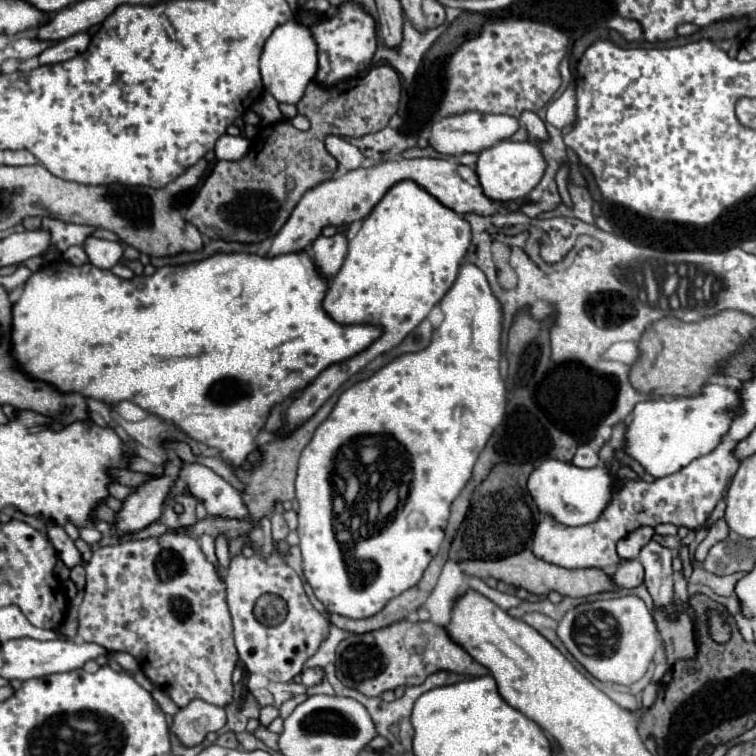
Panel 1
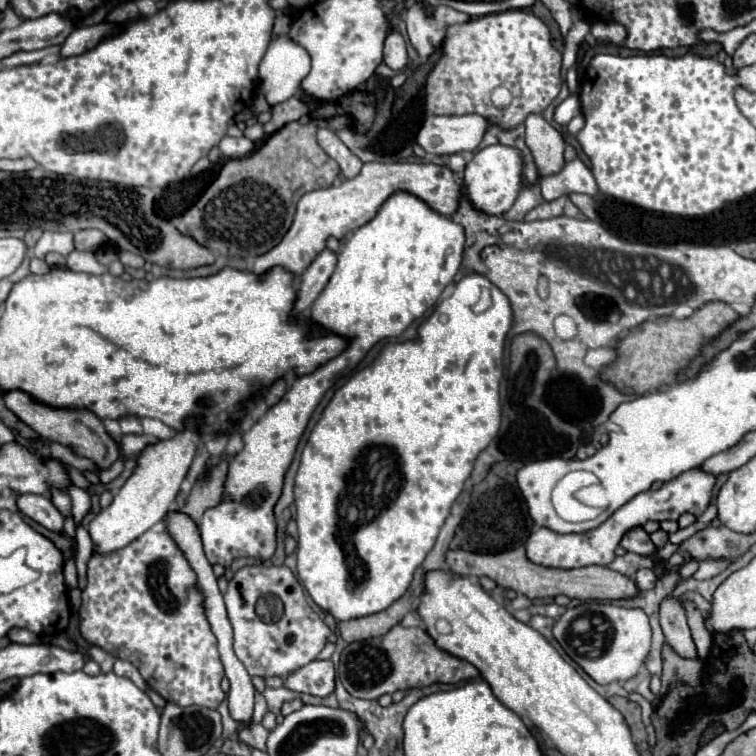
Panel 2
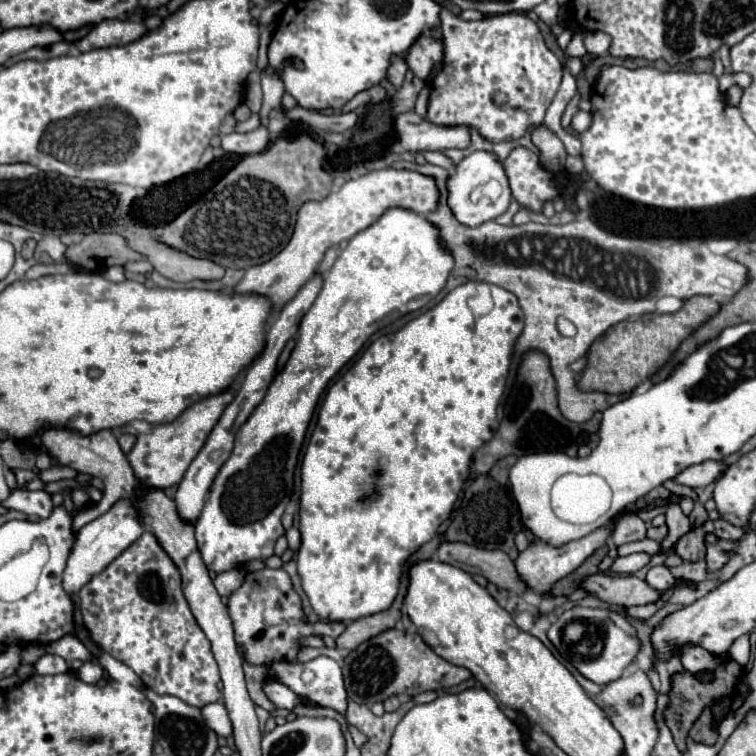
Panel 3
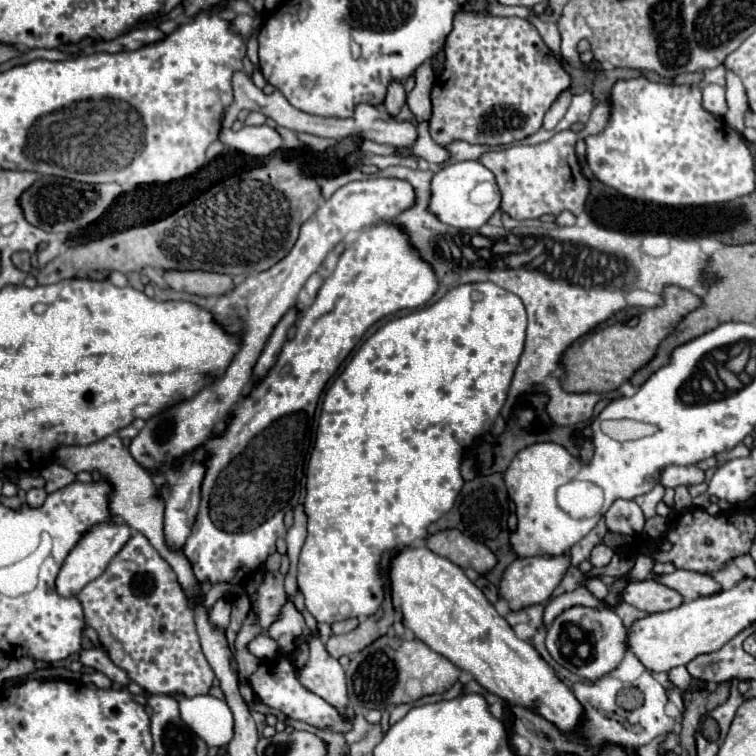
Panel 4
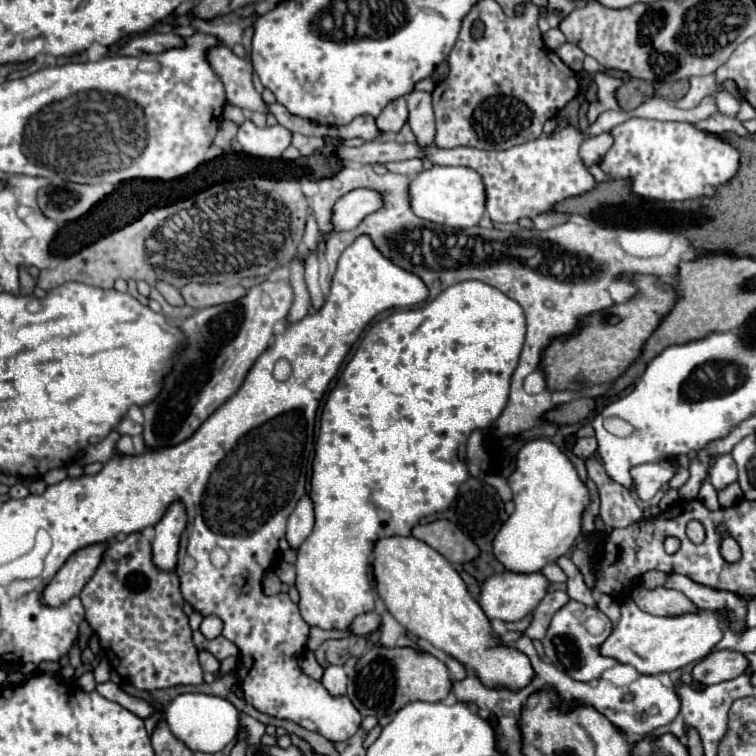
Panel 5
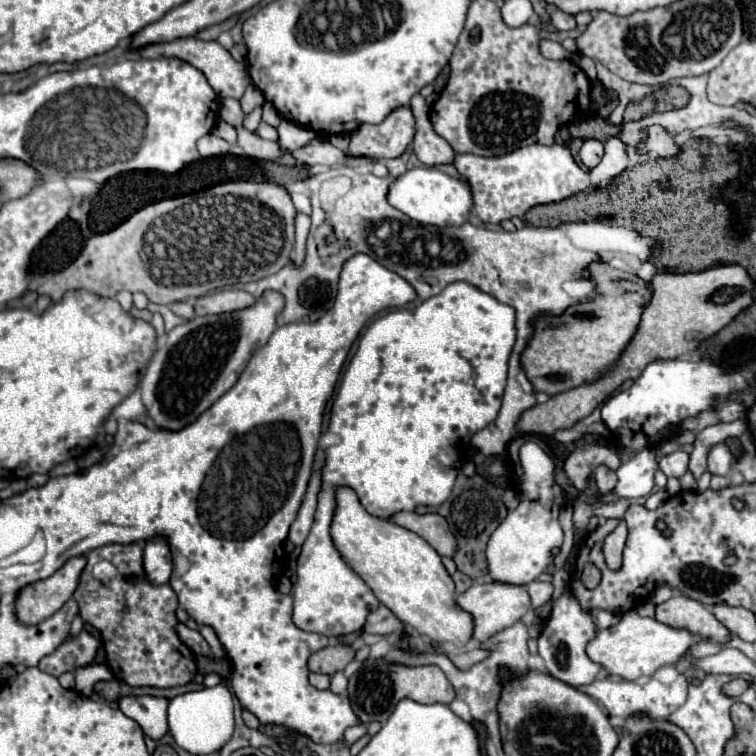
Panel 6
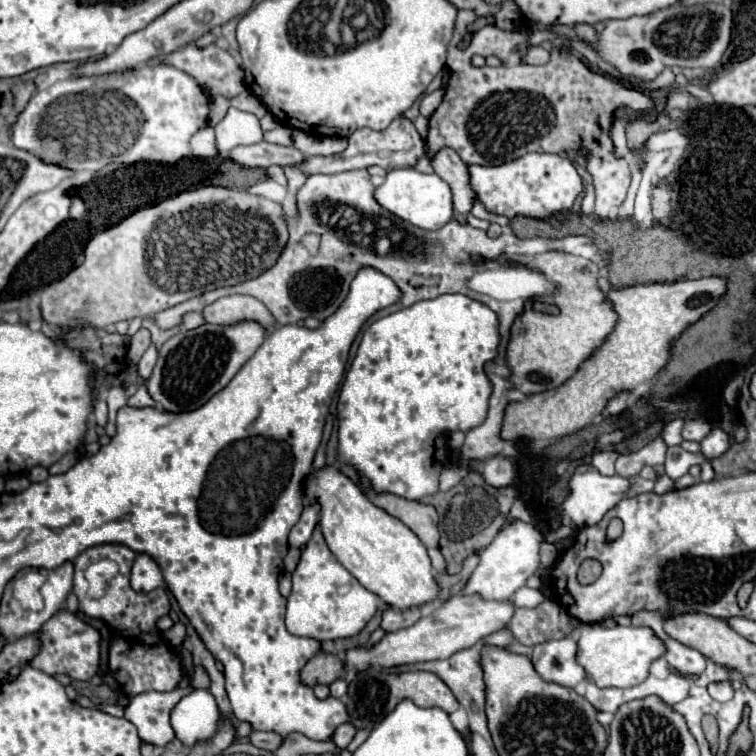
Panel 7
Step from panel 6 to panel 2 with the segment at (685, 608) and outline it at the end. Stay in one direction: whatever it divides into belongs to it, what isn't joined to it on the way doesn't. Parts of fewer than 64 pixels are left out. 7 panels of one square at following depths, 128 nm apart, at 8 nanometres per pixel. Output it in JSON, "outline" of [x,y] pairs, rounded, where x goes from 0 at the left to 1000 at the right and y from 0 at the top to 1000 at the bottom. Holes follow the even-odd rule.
{"outline":[[[685,722],[672,730],[661,730],[661,733],[627,733],[627,730],[614,730],[614,728],[595,728],[590,733],[590,746],[608,762],[640,759],[651,765],[659,775],[683,780],[698,788],[701,794],[738,788],[738,786],[746,786],[762,794],[817,794],[817,791],[839,788],[844,783],[841,772],[833,765],[807,754],[804,749],[772,749],[772,751],[741,754],[741,751],[722,751],[722,749],[706,746],[696,738],[693,722]]]}

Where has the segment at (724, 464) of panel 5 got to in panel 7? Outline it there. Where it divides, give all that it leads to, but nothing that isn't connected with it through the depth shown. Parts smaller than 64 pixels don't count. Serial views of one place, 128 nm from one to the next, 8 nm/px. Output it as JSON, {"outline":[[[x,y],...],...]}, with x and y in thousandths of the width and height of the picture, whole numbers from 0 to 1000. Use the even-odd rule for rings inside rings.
{"outline":[[[944,566],[931,582],[929,582],[929,603],[934,608],[944,608],[944,606],[952,606],[963,593],[966,593],[966,585],[963,585],[963,574],[955,569],[955,566]]]}

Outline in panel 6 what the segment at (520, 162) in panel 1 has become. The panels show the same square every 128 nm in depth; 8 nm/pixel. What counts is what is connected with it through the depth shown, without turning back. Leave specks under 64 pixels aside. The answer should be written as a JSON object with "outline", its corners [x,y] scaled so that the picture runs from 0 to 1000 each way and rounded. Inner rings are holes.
{"outline":[[[569,220],[545,222],[532,233],[526,233],[516,249],[513,267],[521,275],[529,275],[534,283],[540,283],[545,291],[558,296],[577,296],[577,299],[608,299],[619,294],[622,275],[627,270],[619,241]]]}

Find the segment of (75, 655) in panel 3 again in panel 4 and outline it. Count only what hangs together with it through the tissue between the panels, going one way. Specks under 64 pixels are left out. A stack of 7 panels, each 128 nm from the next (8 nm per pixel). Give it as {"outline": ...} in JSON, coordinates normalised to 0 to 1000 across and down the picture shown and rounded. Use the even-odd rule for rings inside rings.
{"outline":[[[119,857],[119,860],[108,860],[106,862],[106,873],[111,881],[116,884],[124,884],[130,889],[138,889],[148,902],[159,905],[159,907],[169,907],[175,899],[169,897],[169,892],[156,884],[146,870],[143,865],[135,860],[135,857]]]}

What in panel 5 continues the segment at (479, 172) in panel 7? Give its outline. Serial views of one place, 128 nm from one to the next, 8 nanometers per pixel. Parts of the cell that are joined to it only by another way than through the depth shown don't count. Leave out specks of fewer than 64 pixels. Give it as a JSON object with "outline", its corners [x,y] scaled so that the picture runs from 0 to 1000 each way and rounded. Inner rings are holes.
{"outline":[[[802,146],[788,156],[788,161],[783,161],[778,167],[780,169],[778,175],[765,175],[762,169],[751,167],[751,169],[730,175],[728,180],[714,180],[709,185],[677,193],[672,198],[632,198],[632,196],[585,198],[579,193],[561,196],[553,188],[526,190],[521,185],[492,185],[474,196],[431,193],[429,201],[444,198],[447,206],[452,209],[452,214],[479,214],[479,217],[497,217],[497,214],[511,217],[511,214],[521,214],[521,212],[566,209],[571,217],[582,217],[582,220],[622,220],[630,228],[635,228],[640,235],[643,254],[646,254],[643,280],[648,283],[651,294],[685,294],[688,288],[706,288],[712,283],[728,280],[735,267],[780,254],[788,246],[788,241],[765,206],[767,190],[791,177],[786,169],[794,169],[794,177],[807,175],[810,167],[823,164],[831,156],[836,156],[833,148]]]}

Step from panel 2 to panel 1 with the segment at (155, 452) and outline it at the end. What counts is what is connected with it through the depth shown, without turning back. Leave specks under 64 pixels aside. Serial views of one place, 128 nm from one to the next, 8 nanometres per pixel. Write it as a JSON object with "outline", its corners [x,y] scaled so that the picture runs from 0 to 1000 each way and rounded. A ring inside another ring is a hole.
{"outline":[[[238,606],[220,611],[217,630],[188,640],[175,656],[169,656],[164,661],[164,672],[153,680],[153,696],[148,698],[161,704],[180,704],[206,690],[214,680],[217,659],[235,632],[238,611]]]}

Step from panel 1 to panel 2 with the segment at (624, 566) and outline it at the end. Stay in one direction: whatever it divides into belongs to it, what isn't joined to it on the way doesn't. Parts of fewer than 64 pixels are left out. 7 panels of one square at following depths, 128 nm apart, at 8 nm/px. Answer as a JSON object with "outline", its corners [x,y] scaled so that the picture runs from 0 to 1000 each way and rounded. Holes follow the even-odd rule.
{"outline":[[[844,754],[839,762],[839,772],[844,780],[860,780],[868,772],[868,759],[862,754]]]}

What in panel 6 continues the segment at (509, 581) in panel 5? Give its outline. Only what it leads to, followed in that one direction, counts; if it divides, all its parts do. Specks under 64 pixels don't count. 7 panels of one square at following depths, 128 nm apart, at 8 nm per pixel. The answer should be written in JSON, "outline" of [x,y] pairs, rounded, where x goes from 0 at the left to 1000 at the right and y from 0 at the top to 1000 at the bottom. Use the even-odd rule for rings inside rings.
{"outline":[[[638,770],[638,772],[624,772],[614,786],[608,786],[606,799],[627,815],[627,844],[640,849],[701,810],[701,786],[696,775],[685,775],[685,772]]]}

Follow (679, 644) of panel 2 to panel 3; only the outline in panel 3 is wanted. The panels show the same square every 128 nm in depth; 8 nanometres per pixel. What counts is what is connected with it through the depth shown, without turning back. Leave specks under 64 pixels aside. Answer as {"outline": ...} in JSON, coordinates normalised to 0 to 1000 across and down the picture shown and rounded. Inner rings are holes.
{"outline":[[[905,852],[899,857],[899,873],[902,873],[902,881],[910,884],[910,889],[944,886],[952,878],[952,870],[942,868],[937,860],[931,860],[923,852]]]}

